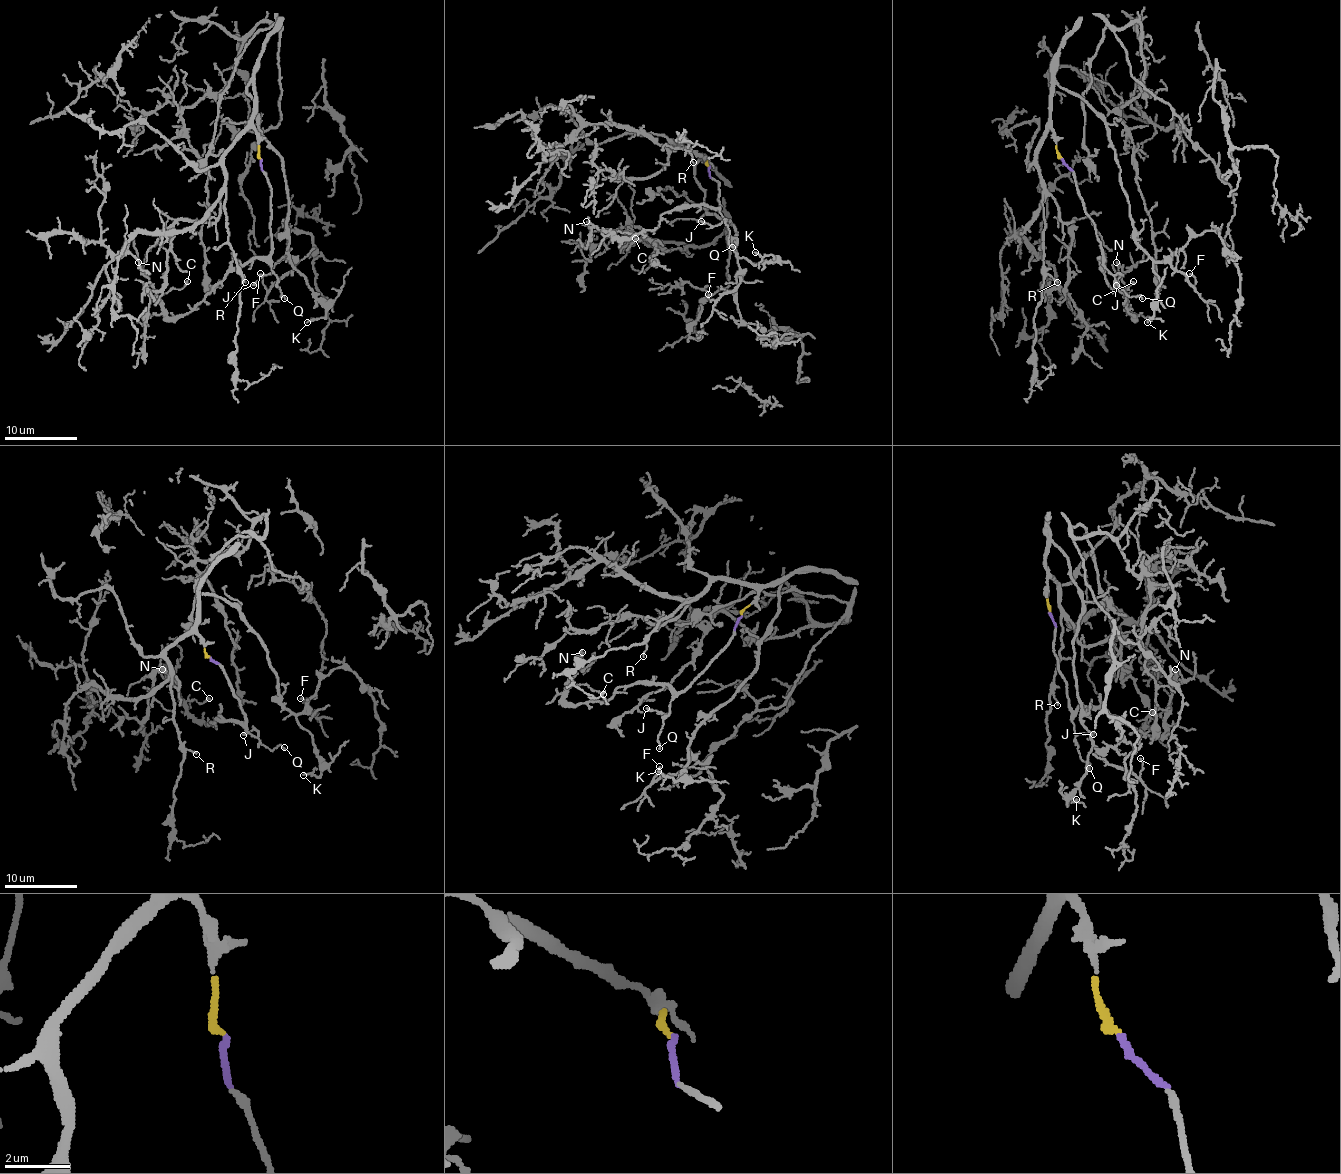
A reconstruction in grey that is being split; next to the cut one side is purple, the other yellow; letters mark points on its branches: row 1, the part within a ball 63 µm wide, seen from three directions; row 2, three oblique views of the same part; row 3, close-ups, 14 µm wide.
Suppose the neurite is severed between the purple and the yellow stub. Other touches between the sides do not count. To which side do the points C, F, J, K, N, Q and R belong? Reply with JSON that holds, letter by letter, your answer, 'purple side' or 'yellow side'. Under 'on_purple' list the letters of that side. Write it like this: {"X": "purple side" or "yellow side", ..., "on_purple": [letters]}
{"C": "purple side", "F": "yellow side", "J": "purple side", "K": "yellow side", "N": "purple side", "Q": "purple side", "R": "yellow side", "on_purple": ["C", "J", "N", "Q"]}

